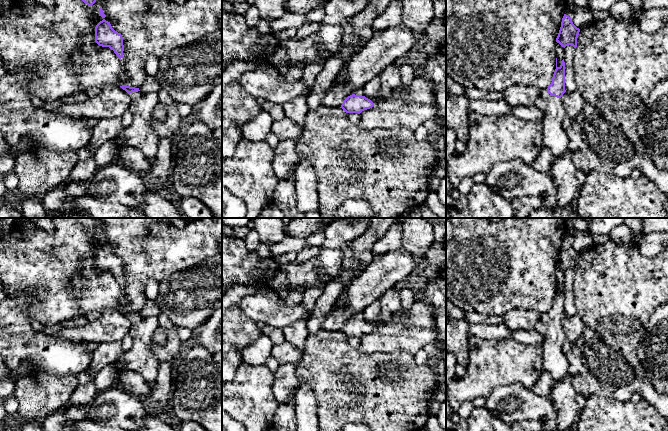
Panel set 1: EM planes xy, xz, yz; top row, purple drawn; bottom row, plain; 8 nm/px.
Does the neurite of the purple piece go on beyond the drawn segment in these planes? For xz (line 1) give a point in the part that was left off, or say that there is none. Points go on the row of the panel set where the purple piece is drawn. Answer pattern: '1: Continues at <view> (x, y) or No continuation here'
1: Continues at xz (376, 99)

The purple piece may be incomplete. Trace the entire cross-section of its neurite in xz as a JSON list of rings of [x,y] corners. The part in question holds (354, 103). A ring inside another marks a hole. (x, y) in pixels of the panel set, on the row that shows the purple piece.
[[[362,88],[356,90],[352,95],[348,96],[342,103],[341,107],[346,113],[358,113],[370,109],[375,103],[384,99],[383,96],[368,99],[364,96]]]

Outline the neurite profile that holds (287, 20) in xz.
[[[321,0],[320,4],[307,14],[295,14],[285,12],[280,18],[270,22],[271,34],[278,35],[280,32],[290,28],[300,28],[307,23],[321,22],[324,17],[324,6],[327,0]]]

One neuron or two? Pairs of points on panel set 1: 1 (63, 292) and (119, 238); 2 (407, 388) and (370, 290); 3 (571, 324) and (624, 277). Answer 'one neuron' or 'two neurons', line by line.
1: one neuron
2: two neurons
3: two neurons

